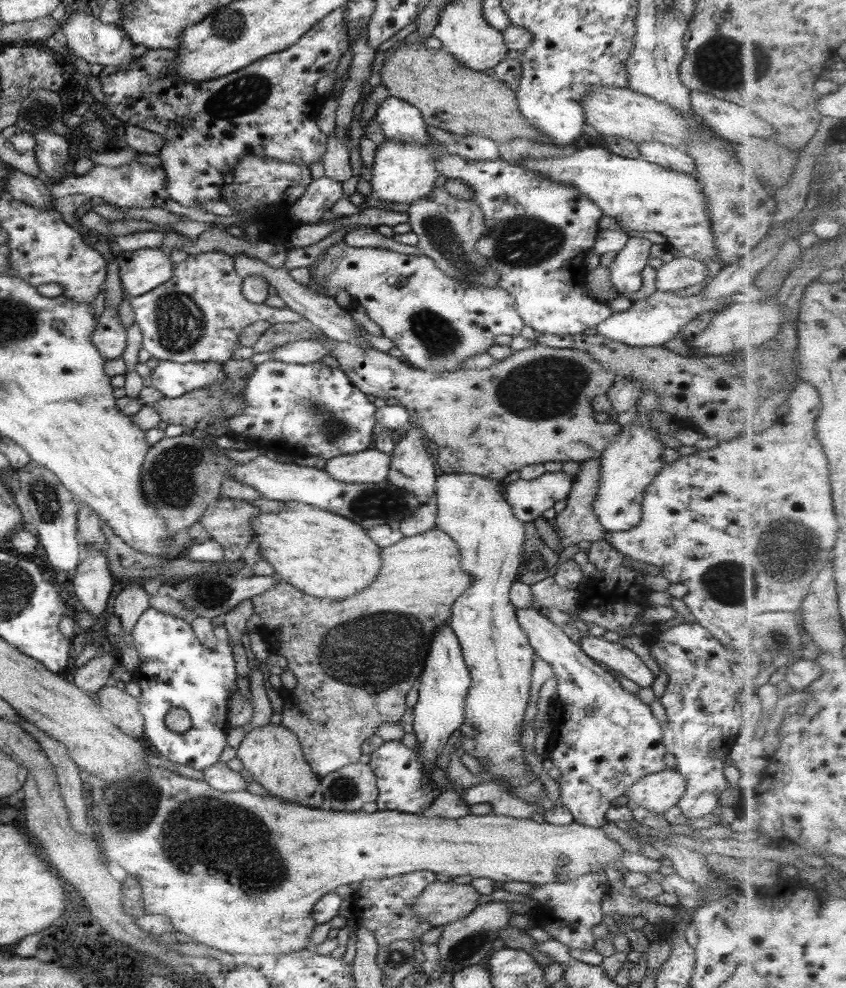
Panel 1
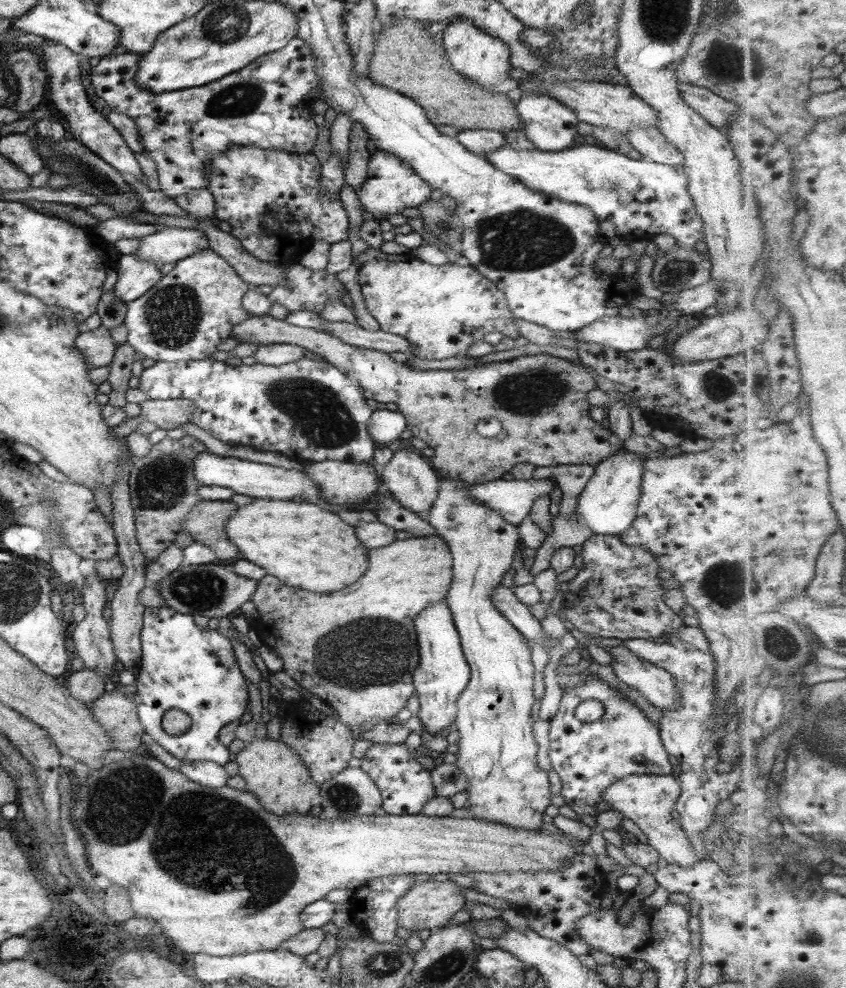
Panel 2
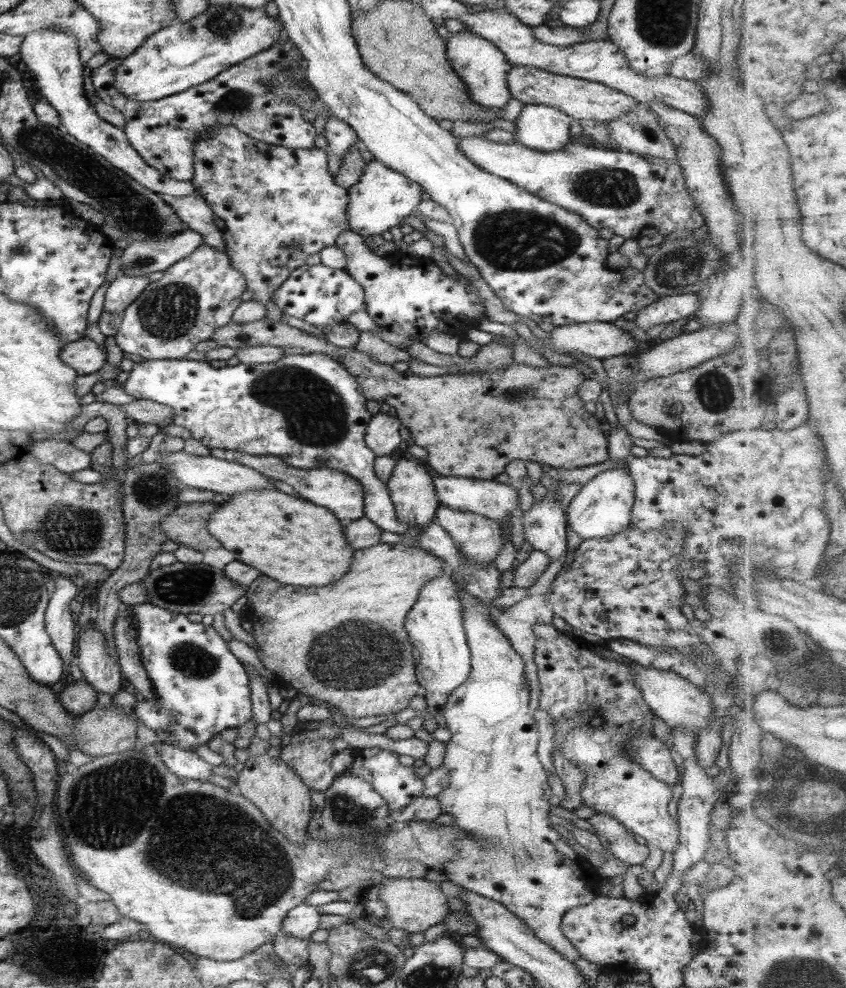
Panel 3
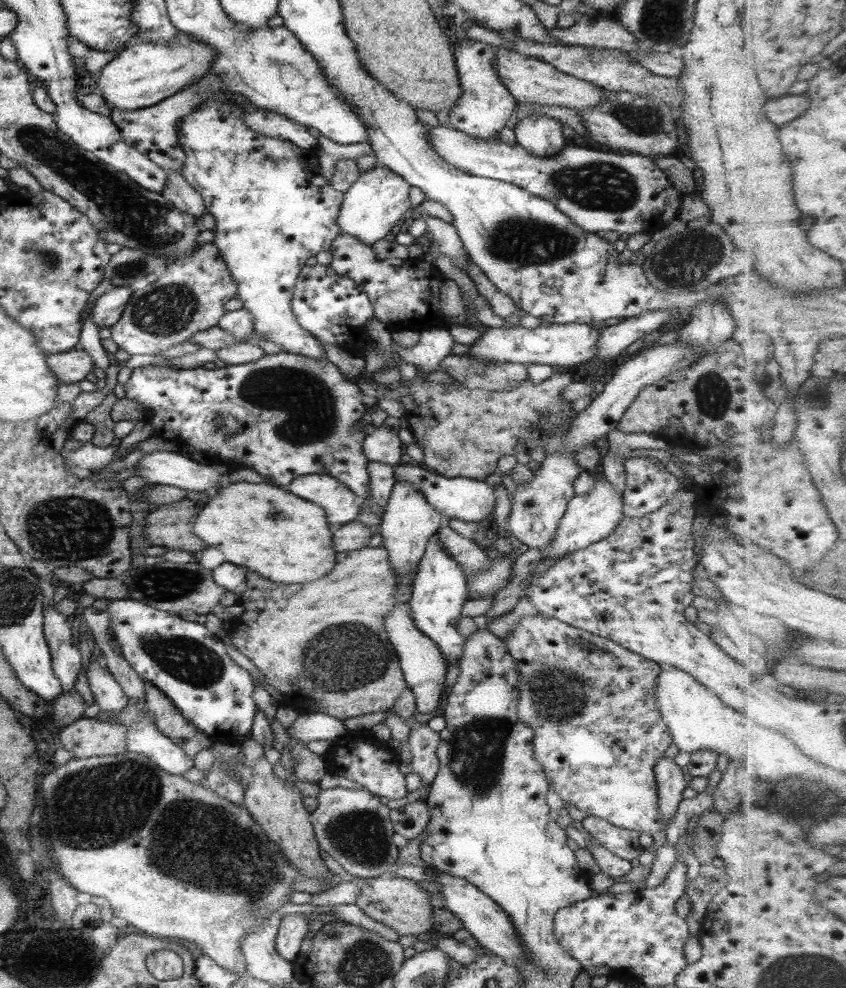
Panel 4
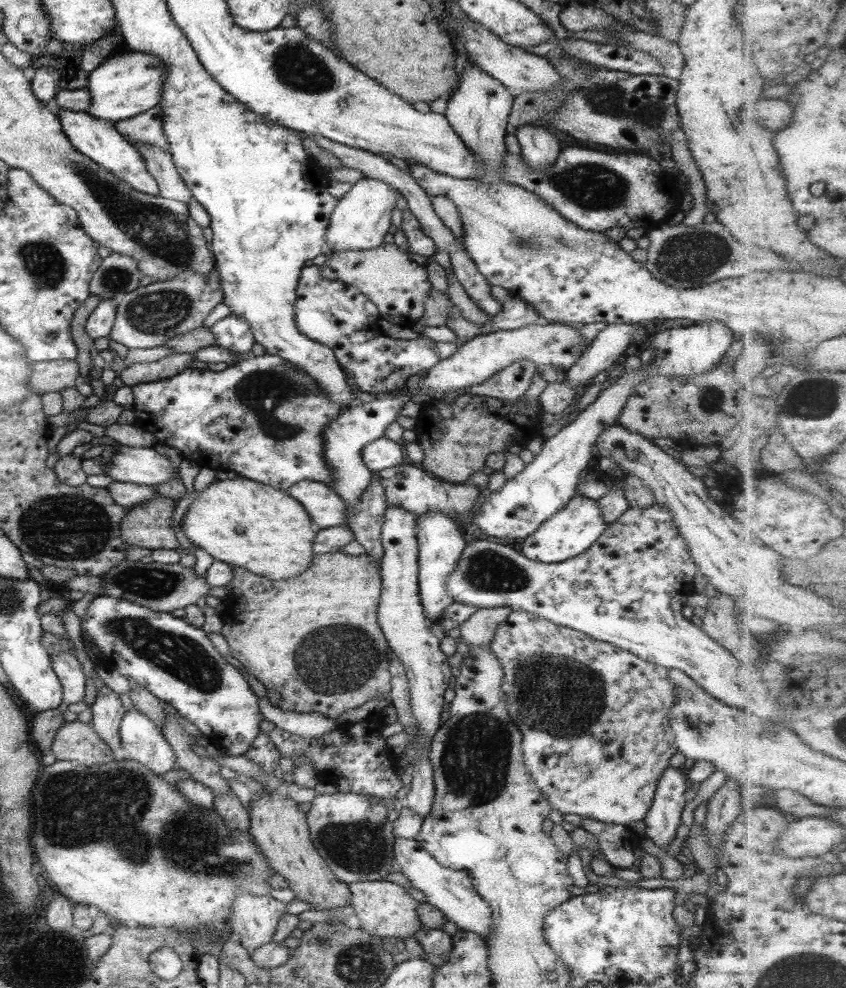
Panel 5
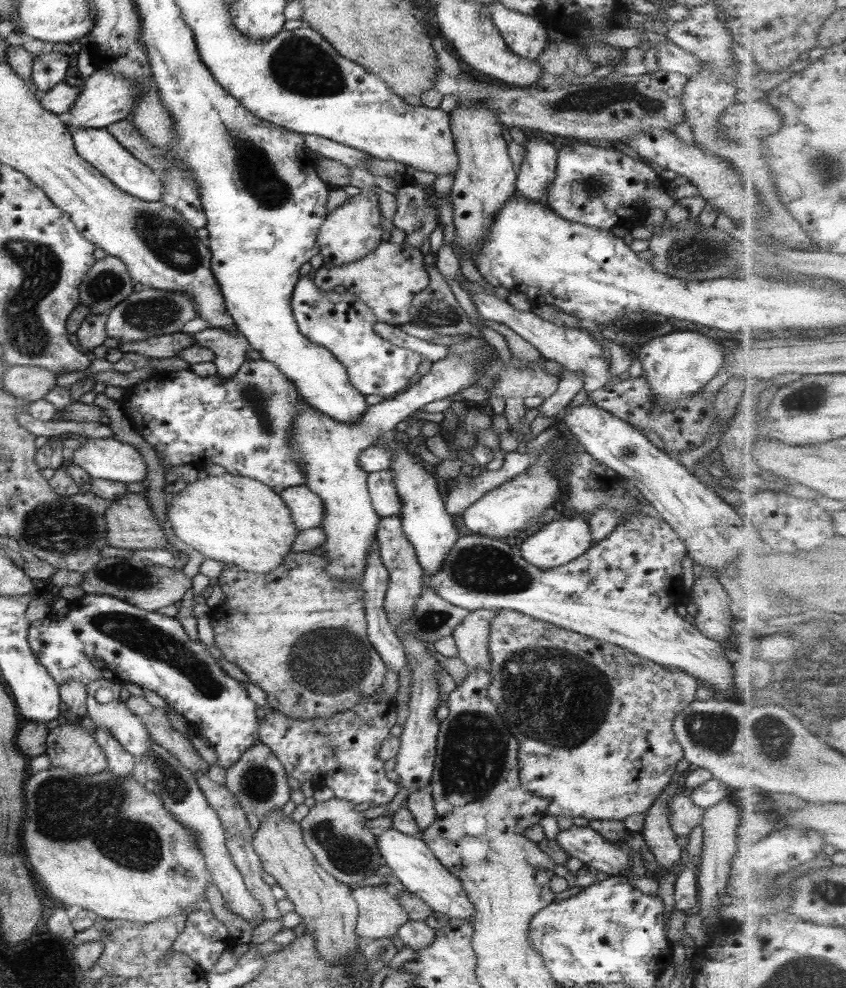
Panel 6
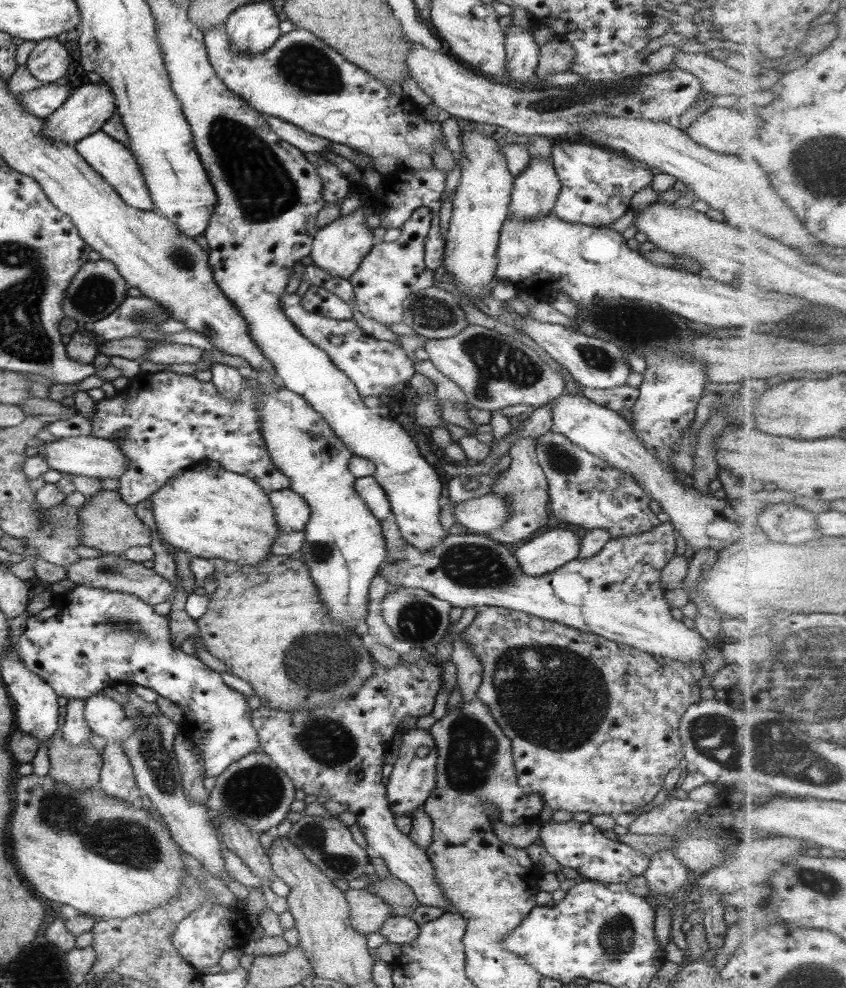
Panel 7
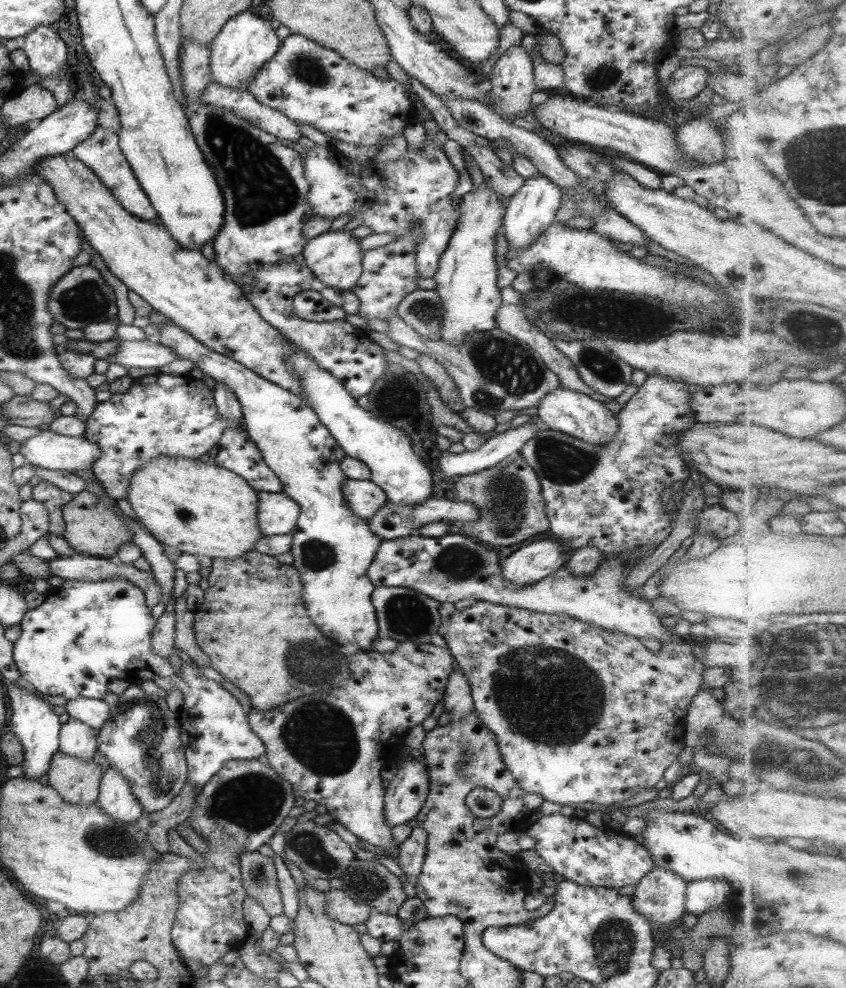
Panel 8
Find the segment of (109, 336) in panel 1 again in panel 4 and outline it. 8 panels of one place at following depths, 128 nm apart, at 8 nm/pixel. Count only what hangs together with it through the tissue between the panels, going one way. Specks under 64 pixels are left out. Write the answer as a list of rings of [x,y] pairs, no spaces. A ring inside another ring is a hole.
[[[72,348],[68,352],[50,354],[46,357],[46,364],[60,383],[70,384],[91,378],[95,368],[94,359],[84,348]]]

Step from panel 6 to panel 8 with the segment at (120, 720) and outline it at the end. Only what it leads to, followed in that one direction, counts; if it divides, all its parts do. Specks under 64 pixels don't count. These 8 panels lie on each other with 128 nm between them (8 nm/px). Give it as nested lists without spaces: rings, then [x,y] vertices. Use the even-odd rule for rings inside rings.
[[[74,698],[66,702],[66,712],[72,718],[95,728],[97,731],[106,724],[110,715],[110,704],[104,699]]]

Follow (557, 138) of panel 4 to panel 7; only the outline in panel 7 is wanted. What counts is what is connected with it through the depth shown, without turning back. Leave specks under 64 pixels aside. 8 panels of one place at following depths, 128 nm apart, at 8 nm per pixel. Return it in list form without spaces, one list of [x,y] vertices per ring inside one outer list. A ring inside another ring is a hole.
[[[533,158],[524,172],[515,176],[510,215],[518,220],[536,220],[552,213],[561,184],[550,159]]]

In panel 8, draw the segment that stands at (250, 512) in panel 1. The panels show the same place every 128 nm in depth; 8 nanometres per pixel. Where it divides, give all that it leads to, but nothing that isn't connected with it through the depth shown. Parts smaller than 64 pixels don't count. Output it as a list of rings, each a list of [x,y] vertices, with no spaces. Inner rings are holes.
[[[86,490],[75,494],[70,503],[64,504],[62,517],[65,530],[61,537],[78,553],[113,559],[120,545],[132,541],[133,535],[127,525],[119,518],[119,512],[112,511],[107,503],[100,501]]]

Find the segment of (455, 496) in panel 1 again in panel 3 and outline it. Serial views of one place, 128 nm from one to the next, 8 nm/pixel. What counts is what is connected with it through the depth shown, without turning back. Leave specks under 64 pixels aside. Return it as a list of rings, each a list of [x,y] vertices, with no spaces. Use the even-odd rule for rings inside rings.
[[[440,504],[436,511],[436,523],[456,541],[456,547],[460,547],[461,555],[465,557],[465,564],[460,571],[453,572],[452,579],[458,587],[458,598],[462,599],[462,619],[471,652],[468,679],[448,695],[442,712],[446,728],[452,736],[446,743],[443,760],[448,770],[448,785],[437,796],[442,814],[454,816],[451,826],[464,830],[470,838],[462,838],[457,842],[460,852],[454,855],[452,861],[444,864],[443,872],[450,882],[503,904],[523,920],[540,940],[560,952],[566,960],[576,962],[581,957],[580,952],[562,932],[562,917],[566,911],[588,904],[600,895],[603,877],[586,858],[578,855],[562,839],[558,831],[548,825],[551,806],[548,800],[552,790],[548,784],[548,773],[536,755],[540,735],[532,717],[533,712],[528,708],[530,687],[526,684],[523,658],[512,648],[503,633],[491,624],[492,612],[485,603],[476,600],[464,586],[464,571],[492,564],[502,548],[506,531],[501,522],[471,512],[456,511],[444,504]]]

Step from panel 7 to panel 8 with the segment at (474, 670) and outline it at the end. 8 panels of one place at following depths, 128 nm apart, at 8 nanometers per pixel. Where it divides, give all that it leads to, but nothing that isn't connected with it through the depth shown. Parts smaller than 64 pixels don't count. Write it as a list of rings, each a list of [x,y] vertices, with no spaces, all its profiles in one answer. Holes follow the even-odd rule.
[[[457,667],[448,677],[443,698],[444,711],[450,714],[450,721],[460,720],[462,716],[468,716],[468,713],[474,710],[471,684]]]

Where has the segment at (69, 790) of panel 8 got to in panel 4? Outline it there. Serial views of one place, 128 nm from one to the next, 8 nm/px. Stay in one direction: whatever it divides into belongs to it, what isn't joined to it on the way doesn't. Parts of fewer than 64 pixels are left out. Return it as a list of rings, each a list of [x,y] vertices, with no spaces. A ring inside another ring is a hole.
[[[82,716],[65,725],[58,734],[58,740],[74,759],[116,756],[128,750],[127,729],[120,722]]]

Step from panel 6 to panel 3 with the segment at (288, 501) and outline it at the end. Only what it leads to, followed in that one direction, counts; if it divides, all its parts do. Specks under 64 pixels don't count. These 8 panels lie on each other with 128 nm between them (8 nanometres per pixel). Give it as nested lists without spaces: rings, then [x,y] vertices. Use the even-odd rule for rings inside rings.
[[[210,448],[210,454],[220,460],[244,464],[244,466],[256,469],[264,476],[290,484],[299,497],[333,512],[338,521],[346,519],[356,521],[365,517],[363,489],[360,482],[354,480],[352,476],[340,472],[340,470],[334,470],[334,468],[294,468],[278,458],[278,455],[252,456],[246,452],[236,452],[236,450],[225,448]]]

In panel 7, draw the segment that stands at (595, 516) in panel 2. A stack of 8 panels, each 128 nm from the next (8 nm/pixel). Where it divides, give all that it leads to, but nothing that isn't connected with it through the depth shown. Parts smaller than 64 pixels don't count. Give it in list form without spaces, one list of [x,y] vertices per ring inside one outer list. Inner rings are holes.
[[[557,527],[518,547],[514,557],[528,576],[546,575],[579,556],[580,535],[570,528]]]

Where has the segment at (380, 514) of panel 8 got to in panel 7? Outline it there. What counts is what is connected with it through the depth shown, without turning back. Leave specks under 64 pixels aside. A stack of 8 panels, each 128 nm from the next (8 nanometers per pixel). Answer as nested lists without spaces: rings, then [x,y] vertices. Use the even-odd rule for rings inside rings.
[[[488,493],[455,504],[452,515],[455,523],[459,522],[468,532],[489,535],[492,530],[499,530],[507,522],[507,510],[507,503],[500,496]]]

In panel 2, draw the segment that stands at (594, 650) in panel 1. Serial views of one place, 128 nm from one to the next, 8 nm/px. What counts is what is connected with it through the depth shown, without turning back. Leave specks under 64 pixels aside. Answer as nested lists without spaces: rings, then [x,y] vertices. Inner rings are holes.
[[[623,646],[606,651],[614,658],[610,665],[618,680],[636,688],[650,704],[661,711],[676,706],[680,693],[676,691],[674,677],[667,670],[658,668]]]

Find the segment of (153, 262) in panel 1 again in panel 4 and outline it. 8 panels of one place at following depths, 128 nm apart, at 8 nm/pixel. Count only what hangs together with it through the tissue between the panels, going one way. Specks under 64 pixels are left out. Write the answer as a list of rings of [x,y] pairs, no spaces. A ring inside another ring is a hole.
[[[115,287],[102,295],[92,307],[92,320],[98,328],[114,326],[122,316],[128,299],[133,294],[130,287]]]

